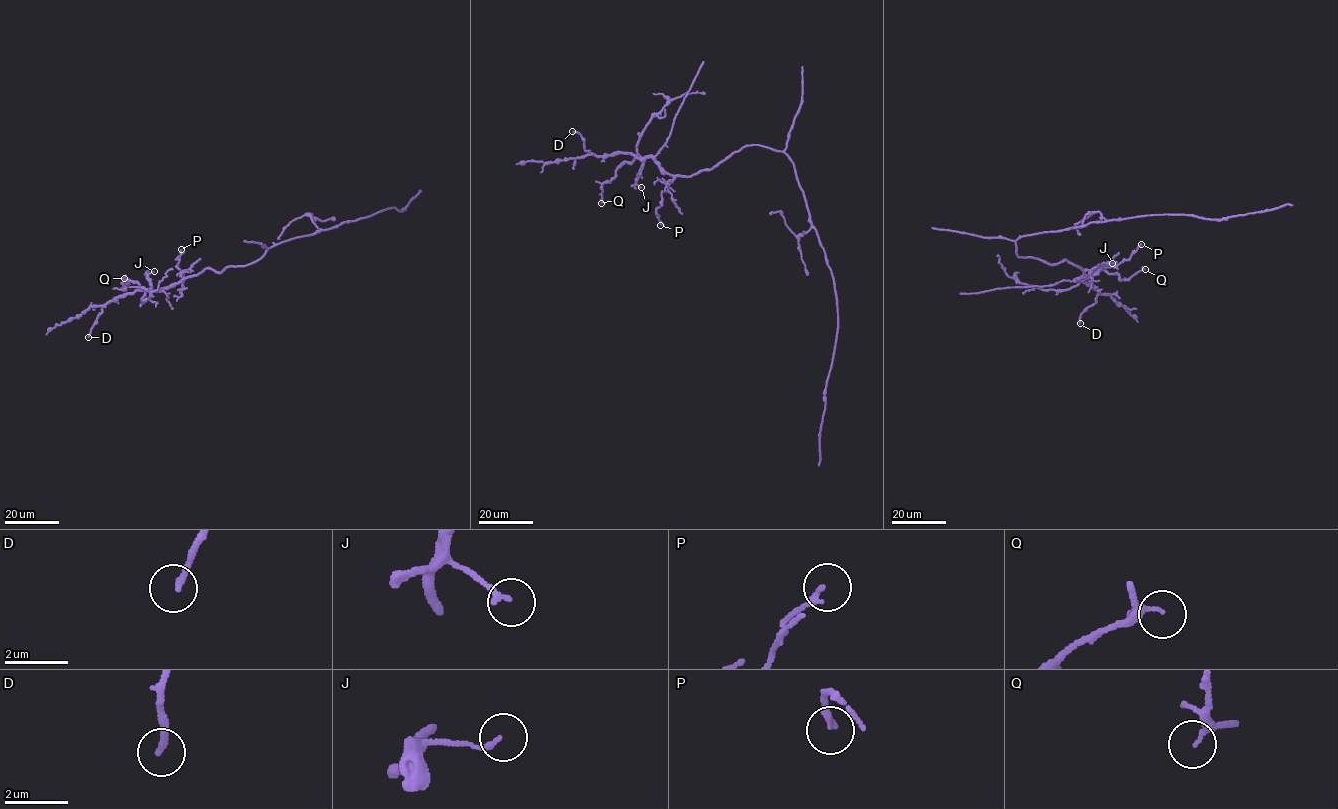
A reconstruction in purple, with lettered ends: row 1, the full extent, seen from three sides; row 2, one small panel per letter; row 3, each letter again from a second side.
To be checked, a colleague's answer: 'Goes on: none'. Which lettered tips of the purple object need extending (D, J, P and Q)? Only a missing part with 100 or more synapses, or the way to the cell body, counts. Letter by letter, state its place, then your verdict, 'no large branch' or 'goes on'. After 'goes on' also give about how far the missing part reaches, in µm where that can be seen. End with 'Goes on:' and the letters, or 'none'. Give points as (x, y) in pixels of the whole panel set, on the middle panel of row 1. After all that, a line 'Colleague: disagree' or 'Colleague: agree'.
D: (572, 131) | no large branch
J: (641, 187) | no large branch
P: (660, 225) | no large branch
Q: (601, 203) | no large branch
Goes on: none
Colleague: agree

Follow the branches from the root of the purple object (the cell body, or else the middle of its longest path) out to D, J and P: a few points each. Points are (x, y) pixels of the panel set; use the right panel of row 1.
D: (1025, 235), (1015, 242), (1018, 256), (1048, 264), (1067, 260), (1084, 270), (1076, 280), (1097, 289), (1080, 323)
J: (1025, 235), (1015, 242), (1018, 256), (1048, 264), (1066, 260), (1084, 269), (1076, 280), (1087, 278), (1112, 263)
P: (1025, 235), (1015, 242), (1018, 256), (1048, 264), (1066, 260), (1085, 269), (1101, 264), (1115, 267), (1141, 244)

